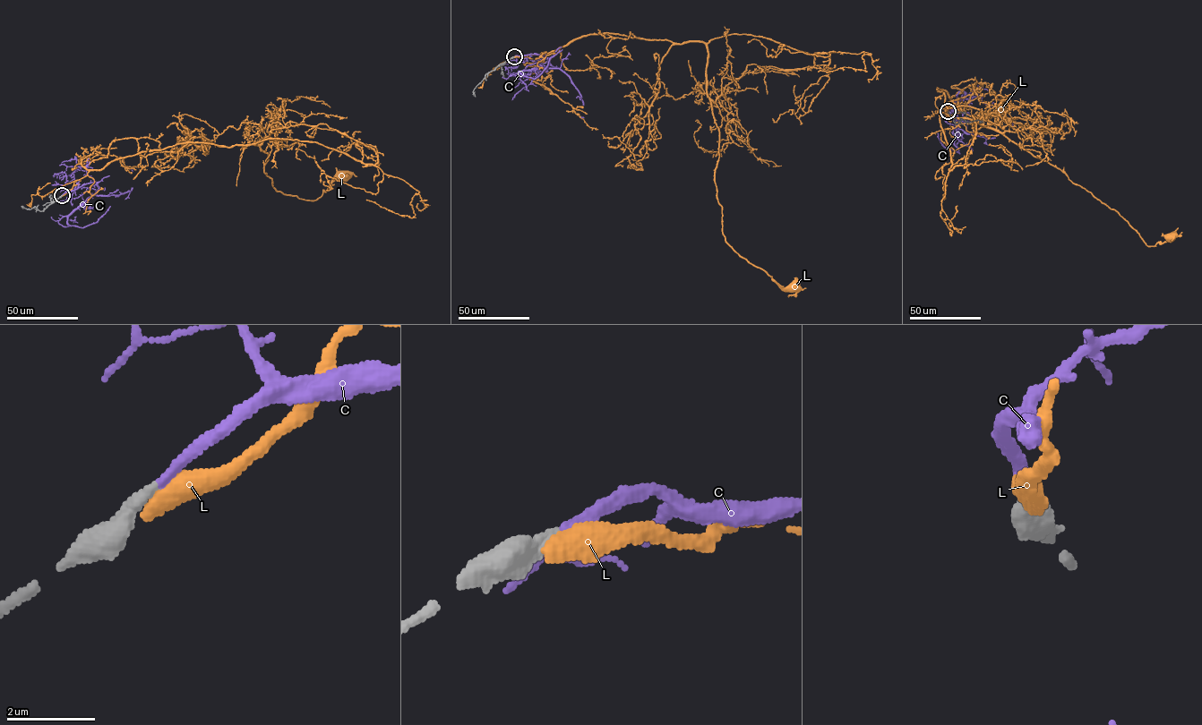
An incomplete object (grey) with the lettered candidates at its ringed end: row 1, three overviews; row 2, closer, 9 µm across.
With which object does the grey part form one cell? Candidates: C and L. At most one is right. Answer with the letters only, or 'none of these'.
C

